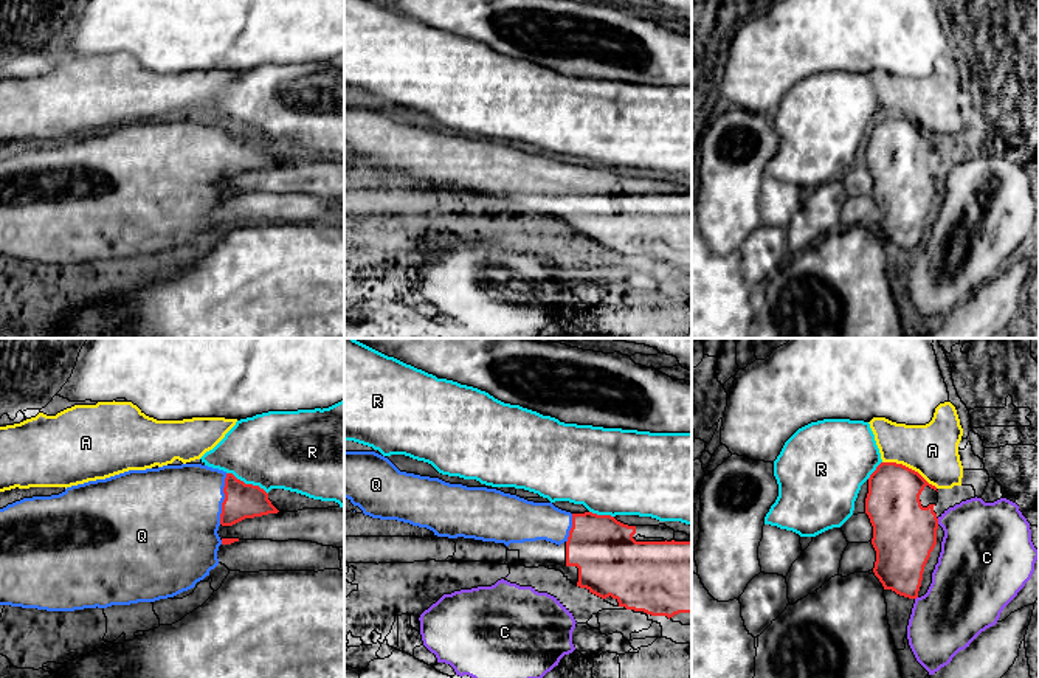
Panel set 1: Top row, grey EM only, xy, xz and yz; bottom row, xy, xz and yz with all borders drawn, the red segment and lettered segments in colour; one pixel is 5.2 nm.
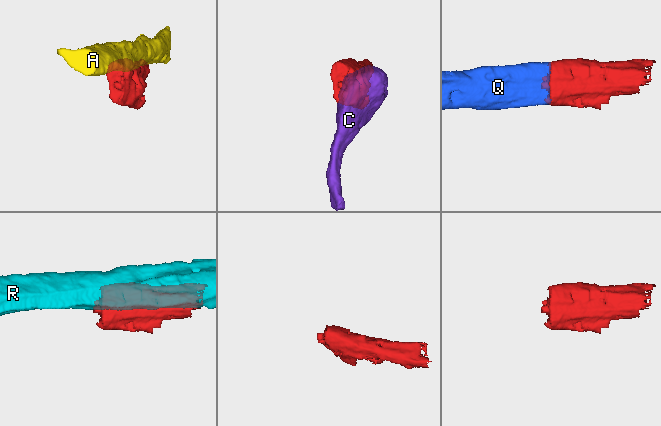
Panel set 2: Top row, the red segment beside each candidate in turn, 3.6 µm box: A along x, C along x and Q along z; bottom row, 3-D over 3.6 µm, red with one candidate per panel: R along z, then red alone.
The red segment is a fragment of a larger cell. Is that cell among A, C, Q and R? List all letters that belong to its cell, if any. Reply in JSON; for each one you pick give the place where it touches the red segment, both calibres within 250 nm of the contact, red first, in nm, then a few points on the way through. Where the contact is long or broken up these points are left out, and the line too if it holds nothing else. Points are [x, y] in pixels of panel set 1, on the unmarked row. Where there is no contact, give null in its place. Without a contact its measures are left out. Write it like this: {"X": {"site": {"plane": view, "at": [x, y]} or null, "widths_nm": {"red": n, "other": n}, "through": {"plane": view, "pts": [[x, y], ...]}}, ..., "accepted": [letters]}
{"Q": {"site": {"plane": "xy", "at": [225, 151]}, "widths_nm": {"red": 180, "other": 440}}, "accepted": ["Q"]}

